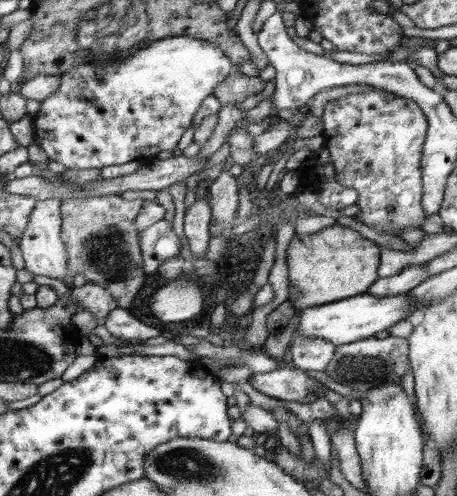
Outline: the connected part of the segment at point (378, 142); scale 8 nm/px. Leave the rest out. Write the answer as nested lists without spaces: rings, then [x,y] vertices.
[[[372,89],[360,93],[345,95],[334,99],[324,106],[322,115],[322,136],[324,147],[330,151],[332,167],[336,172],[336,181],[346,189],[355,193],[360,214],[354,219],[374,228],[380,234],[392,234],[407,226],[421,228],[426,222],[423,201],[423,146],[427,141],[427,115],[422,106],[415,101],[396,97],[383,89]]]

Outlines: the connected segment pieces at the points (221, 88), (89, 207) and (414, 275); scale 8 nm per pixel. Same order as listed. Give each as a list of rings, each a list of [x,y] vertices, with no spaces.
[[[236,72],[227,76],[214,92],[215,97],[224,106],[233,102],[242,102],[247,96],[261,92],[266,86],[266,81],[260,77],[253,77]]]
[[[120,195],[70,198],[61,202],[61,237],[69,258],[68,273],[78,280],[102,286],[110,291],[120,308],[134,304],[138,291],[144,286],[148,274],[142,271],[142,252],[136,216],[143,211],[144,200],[124,200]]]
[[[427,263],[419,265],[408,266],[408,268],[404,268],[404,272],[394,274],[394,276],[389,278],[379,278],[372,284],[370,292],[374,296],[379,297],[406,295],[428,279],[428,272],[426,272]]]

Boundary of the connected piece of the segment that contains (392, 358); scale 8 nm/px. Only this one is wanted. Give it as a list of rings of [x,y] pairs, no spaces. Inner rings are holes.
[[[392,335],[386,338],[374,336],[337,346],[333,359],[325,366],[325,372],[336,382],[350,385],[350,388],[365,393],[388,383],[402,383],[404,374],[407,371],[411,373],[408,355],[409,342],[405,338]]]

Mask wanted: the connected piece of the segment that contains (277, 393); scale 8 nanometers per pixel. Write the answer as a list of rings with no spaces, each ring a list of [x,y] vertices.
[[[279,368],[267,373],[252,373],[248,382],[252,388],[270,398],[288,402],[309,403],[320,399],[320,381],[306,375],[302,369]]]

